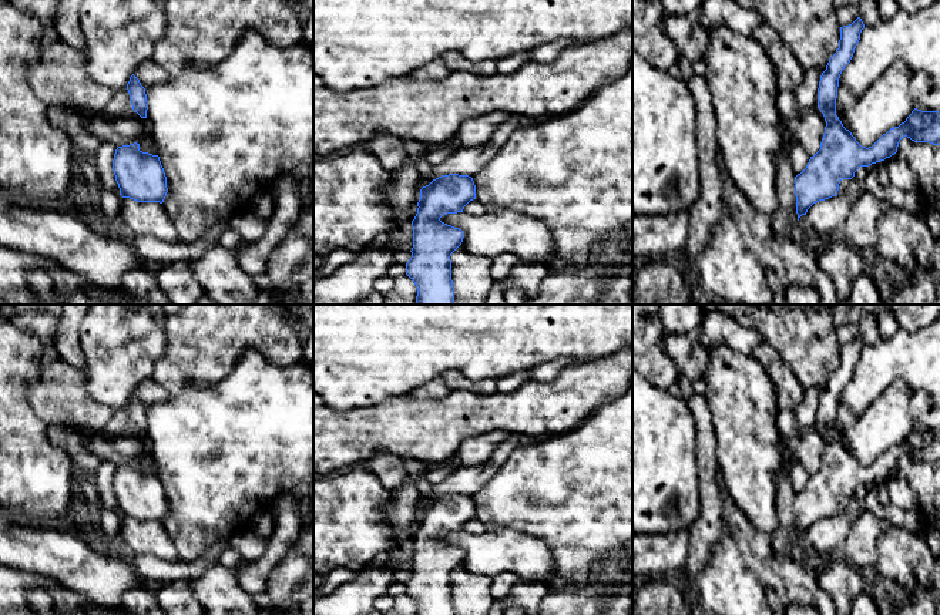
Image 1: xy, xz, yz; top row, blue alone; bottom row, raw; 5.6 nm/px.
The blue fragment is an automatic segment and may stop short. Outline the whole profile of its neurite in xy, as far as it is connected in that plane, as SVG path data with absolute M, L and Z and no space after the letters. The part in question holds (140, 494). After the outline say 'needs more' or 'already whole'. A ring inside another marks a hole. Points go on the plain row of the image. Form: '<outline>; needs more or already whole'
M134 461L115 468L113 490L122 517L162 522L168 507L160 475L140 468Z; already whole

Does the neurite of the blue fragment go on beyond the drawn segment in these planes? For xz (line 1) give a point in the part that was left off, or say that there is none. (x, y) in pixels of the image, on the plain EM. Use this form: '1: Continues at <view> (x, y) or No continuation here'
1: No continuation here

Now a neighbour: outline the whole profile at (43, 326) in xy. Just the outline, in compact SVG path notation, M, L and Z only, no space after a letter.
M11 305L3 308L1 313L19 329L31 330L41 340L43 347L56 346L58 337L58 323L56 319L37 312L19 313Z

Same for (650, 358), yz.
M632 305L632 367L651 384L668 390L679 370L664 349L661 305Z

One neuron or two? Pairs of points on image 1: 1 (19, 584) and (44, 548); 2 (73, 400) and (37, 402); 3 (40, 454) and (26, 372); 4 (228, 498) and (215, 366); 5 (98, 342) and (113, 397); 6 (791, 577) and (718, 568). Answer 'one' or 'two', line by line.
1: two
2: one
3: one
4: two
5: one
6: two

